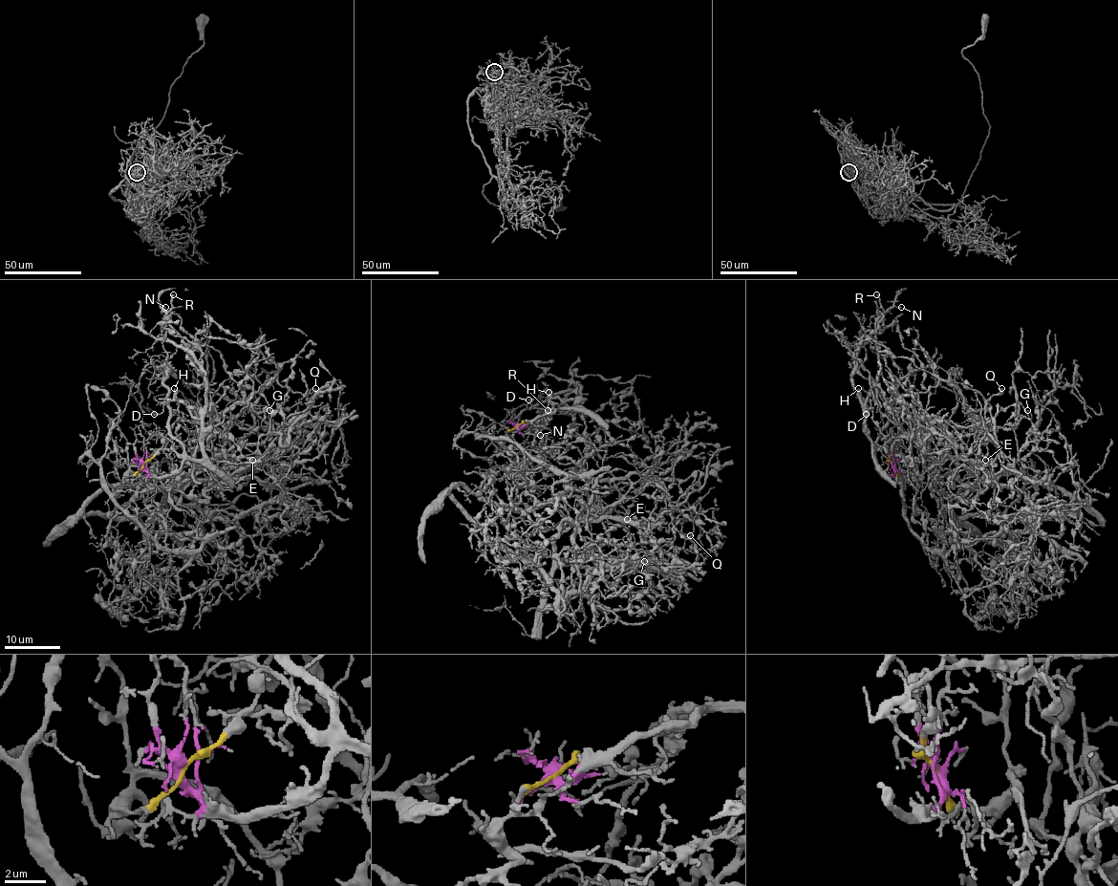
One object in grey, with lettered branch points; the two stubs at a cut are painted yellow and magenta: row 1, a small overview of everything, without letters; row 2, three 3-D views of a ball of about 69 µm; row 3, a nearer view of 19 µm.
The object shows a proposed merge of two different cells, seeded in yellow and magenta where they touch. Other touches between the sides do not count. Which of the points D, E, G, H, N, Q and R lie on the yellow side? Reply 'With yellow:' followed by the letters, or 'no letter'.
With yellow: E, G, Q

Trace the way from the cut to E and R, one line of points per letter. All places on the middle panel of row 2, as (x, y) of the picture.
E: (517, 425), (502, 441), (504, 454), (517, 467), (576, 474), (596, 486), (601, 515), (659, 526), (627, 520)
R: (517, 425), (571, 408), (580, 400), (581, 408), (571, 413), (549, 410), (541, 413), (544, 417), (548, 410)

